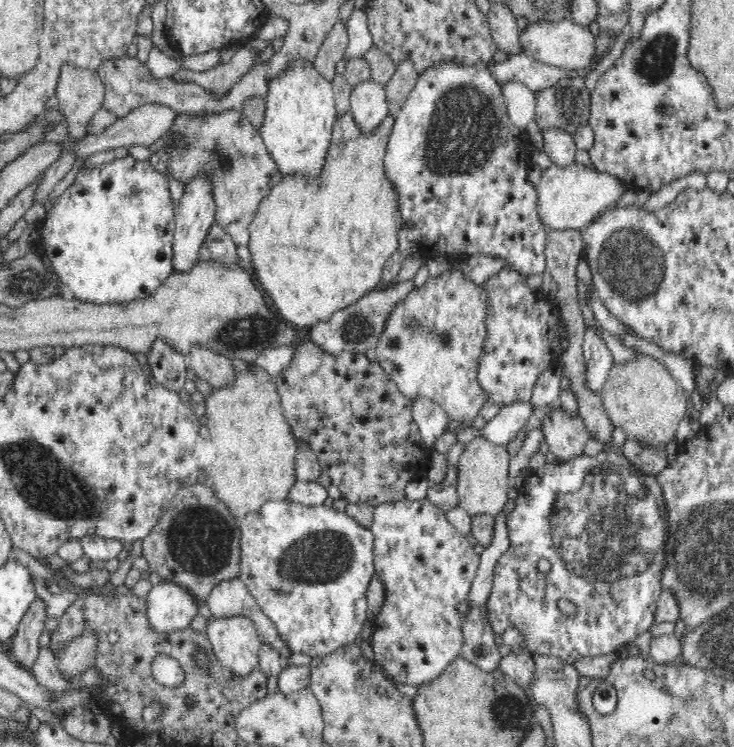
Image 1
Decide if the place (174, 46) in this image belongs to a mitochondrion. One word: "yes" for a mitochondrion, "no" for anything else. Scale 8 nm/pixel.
no

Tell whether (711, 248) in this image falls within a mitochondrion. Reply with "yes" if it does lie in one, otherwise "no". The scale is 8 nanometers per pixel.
no

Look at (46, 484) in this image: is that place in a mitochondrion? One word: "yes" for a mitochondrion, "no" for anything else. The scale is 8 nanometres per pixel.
yes

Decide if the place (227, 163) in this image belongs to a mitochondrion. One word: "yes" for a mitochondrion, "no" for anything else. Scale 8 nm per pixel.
yes

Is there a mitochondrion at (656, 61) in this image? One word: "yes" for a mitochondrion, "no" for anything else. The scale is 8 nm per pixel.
yes

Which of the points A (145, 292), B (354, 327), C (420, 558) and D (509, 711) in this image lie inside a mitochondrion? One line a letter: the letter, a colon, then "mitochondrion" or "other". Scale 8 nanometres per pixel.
A: other
B: mitochondrion
C: other
D: mitochondrion

